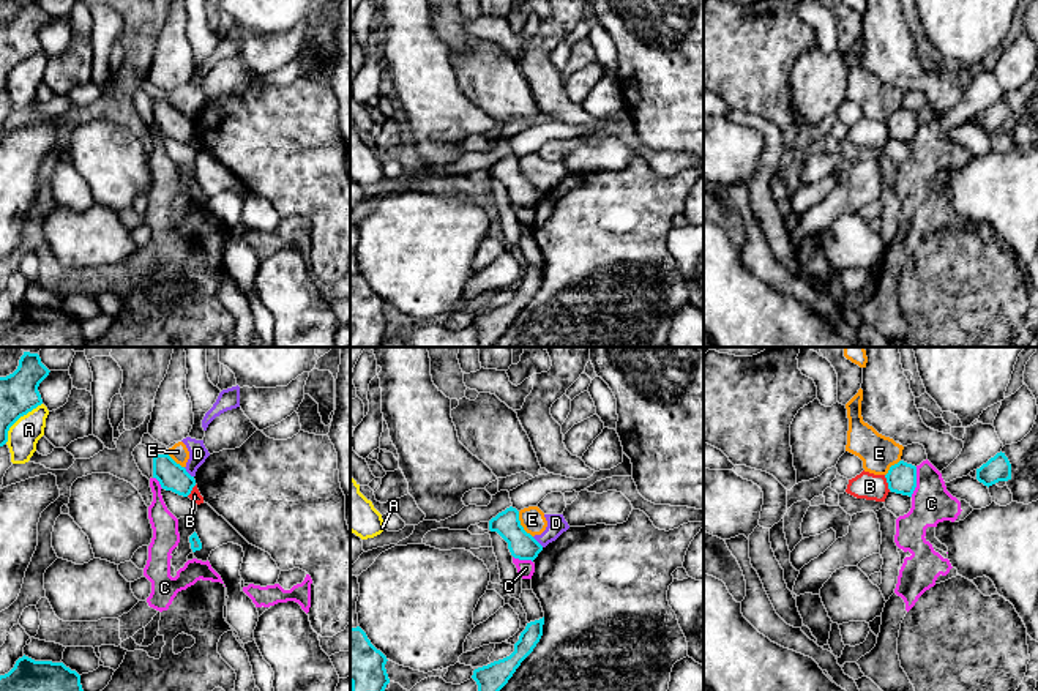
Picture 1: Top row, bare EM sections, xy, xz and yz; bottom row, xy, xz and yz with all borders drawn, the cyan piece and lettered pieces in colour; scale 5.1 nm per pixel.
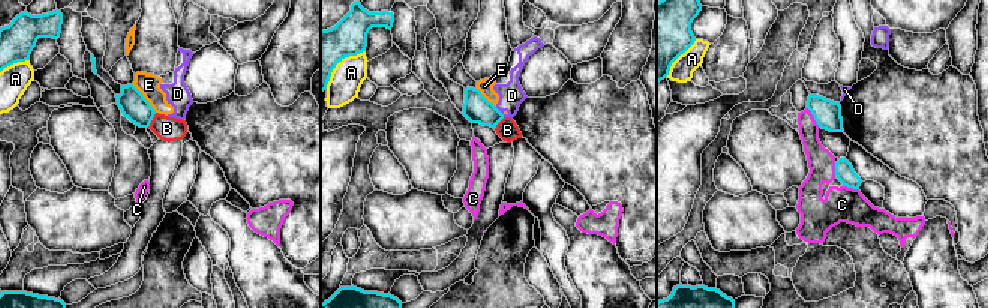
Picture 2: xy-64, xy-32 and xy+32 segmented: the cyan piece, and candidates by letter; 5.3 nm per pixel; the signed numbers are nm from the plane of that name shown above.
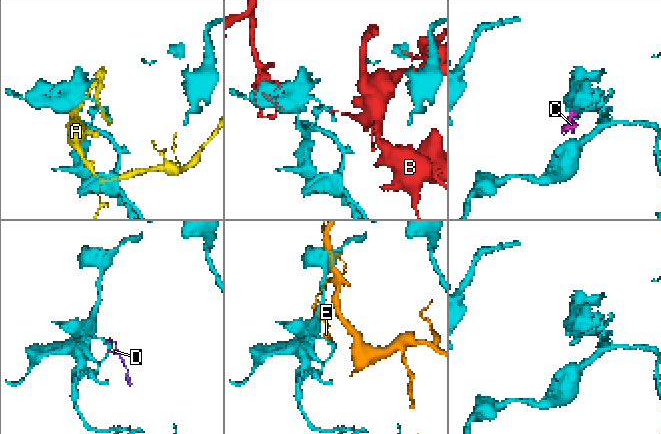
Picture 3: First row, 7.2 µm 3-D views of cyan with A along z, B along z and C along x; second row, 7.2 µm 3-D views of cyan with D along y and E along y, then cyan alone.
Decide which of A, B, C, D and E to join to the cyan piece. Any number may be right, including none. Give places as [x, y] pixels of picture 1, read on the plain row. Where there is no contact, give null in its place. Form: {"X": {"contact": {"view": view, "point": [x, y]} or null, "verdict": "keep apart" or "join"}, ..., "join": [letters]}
{"A": {"contact": {"view": "xy", "point": [18, 65]}, "verdict": "keep apart"}, "B": {"contact": {"view": "yz", "point": [887, 128]}, "verdict": "keep apart"}, "C": {"contact": {"view": "yz", "point": [915, 128]}, "verdict": "keep apart"}, "D": {"contact": {"view": "xy", "point": [186, 119]}, "verdict": "keep apart"}, "E": {"contact": {"view": "xz", "point": [519, 171]}, "verdict": "keep apart"}, "join": []}

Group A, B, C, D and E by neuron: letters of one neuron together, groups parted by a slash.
A / B / C / D E

